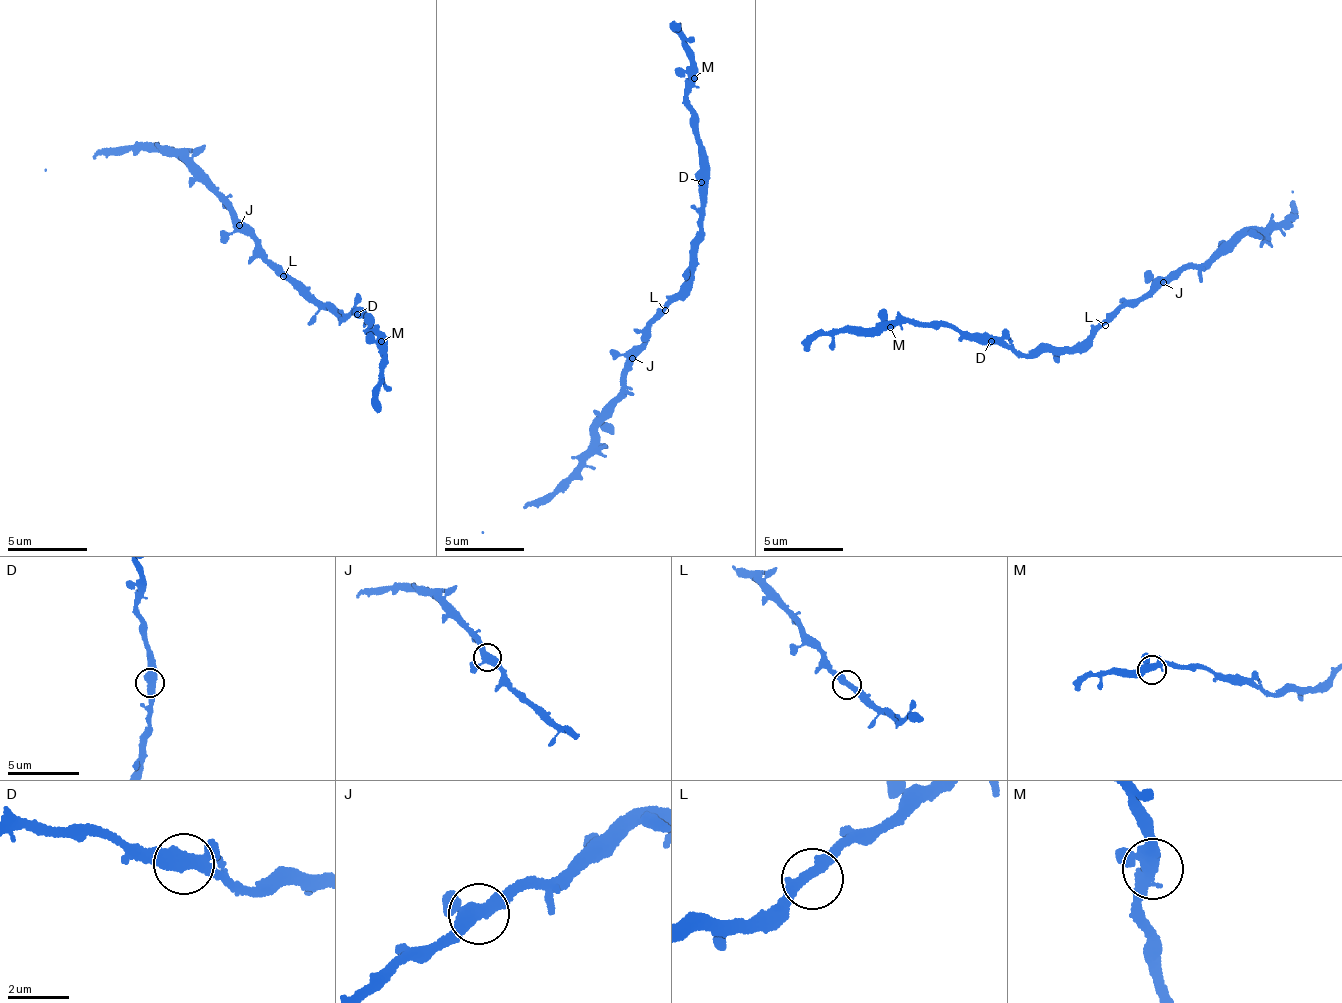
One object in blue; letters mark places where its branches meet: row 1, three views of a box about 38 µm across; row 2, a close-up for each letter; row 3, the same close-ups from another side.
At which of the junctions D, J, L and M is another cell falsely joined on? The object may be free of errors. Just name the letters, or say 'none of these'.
none of these

